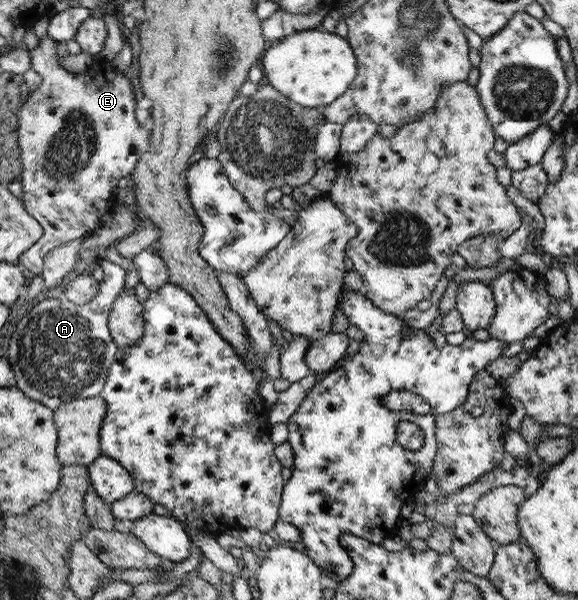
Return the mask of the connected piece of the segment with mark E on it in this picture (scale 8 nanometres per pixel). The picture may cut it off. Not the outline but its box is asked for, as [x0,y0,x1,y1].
[17,36,150,276]

